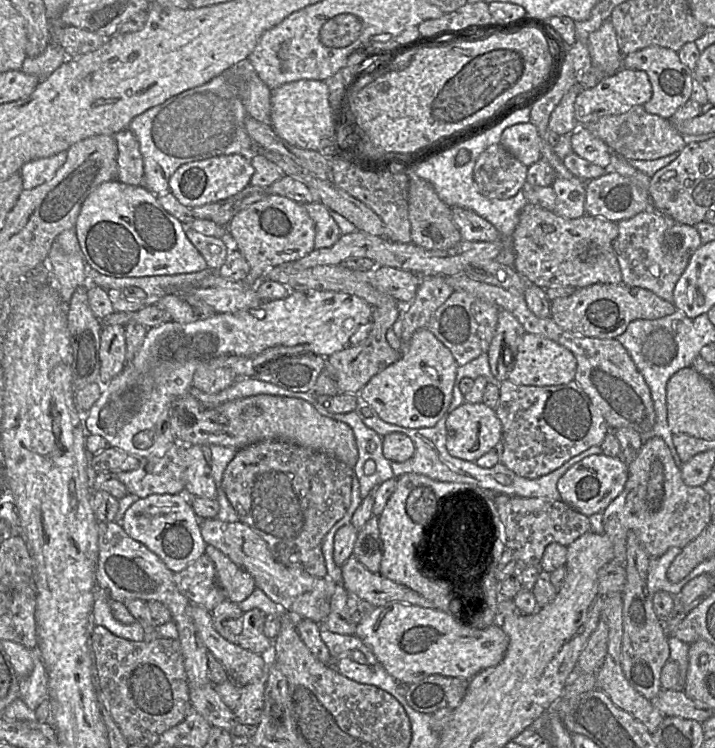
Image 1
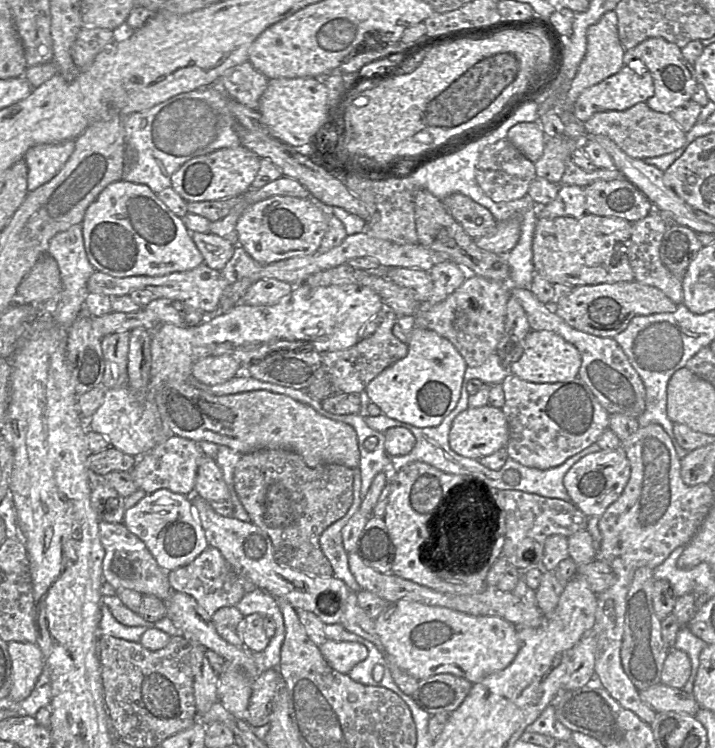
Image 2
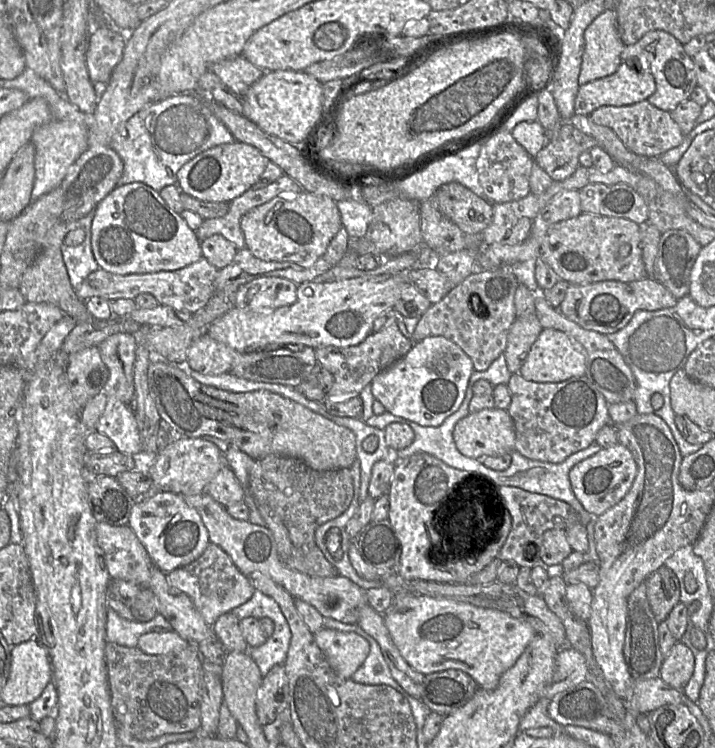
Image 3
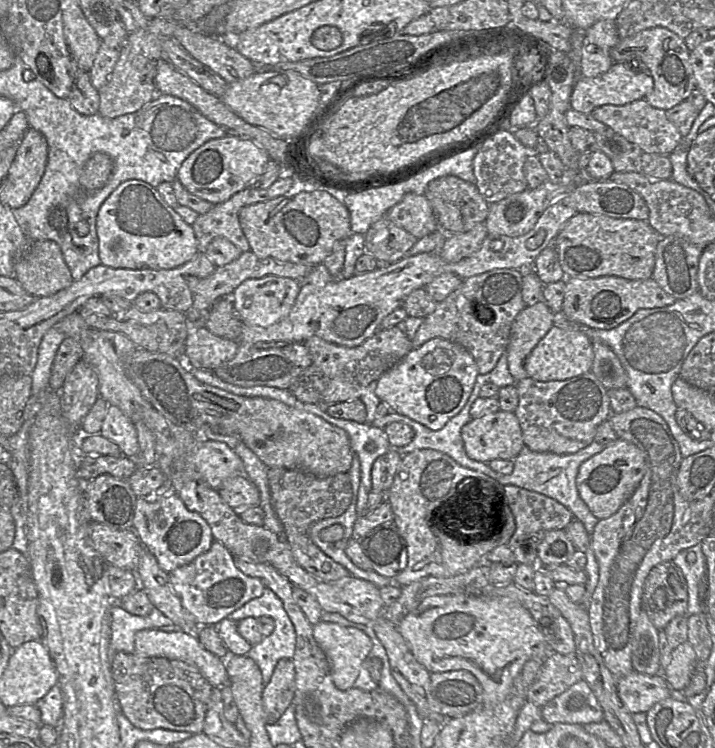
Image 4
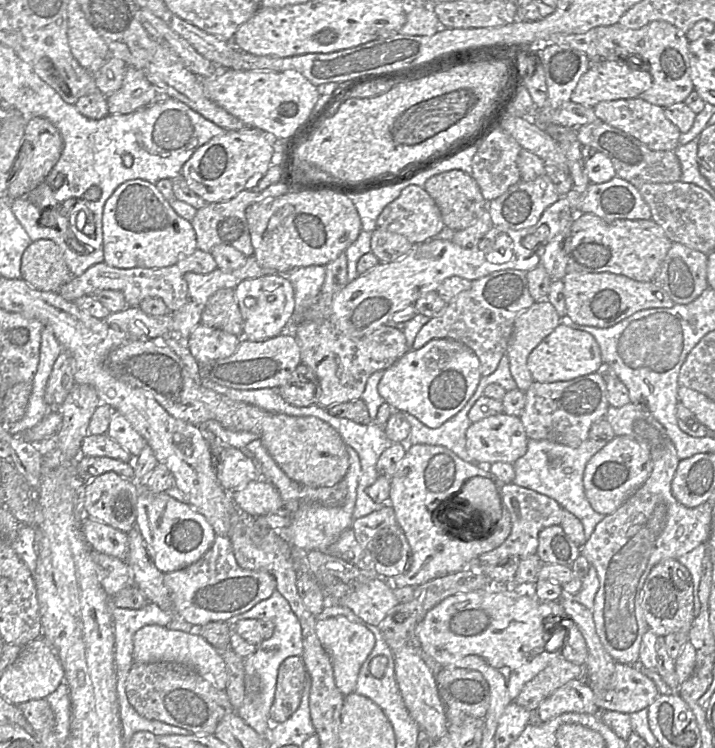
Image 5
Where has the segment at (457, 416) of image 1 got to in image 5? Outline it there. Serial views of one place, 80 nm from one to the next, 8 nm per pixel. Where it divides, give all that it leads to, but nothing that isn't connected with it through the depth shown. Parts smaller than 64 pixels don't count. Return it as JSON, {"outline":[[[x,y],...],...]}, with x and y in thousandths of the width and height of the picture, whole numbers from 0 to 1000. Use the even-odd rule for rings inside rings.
{"outline":[[[706,552],[659,566],[650,584],[653,606],[669,622],[717,620],[737,602],[738,584],[727,559]]]}

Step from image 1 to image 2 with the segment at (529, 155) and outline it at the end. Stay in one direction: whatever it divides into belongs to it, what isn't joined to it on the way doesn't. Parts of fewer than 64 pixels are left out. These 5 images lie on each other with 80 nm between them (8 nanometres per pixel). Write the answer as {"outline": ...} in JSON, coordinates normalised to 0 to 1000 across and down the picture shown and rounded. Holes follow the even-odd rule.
{"outline":[[[752,158],[748,163],[730,163],[719,167],[710,174],[708,186],[738,214],[748,218],[761,202],[765,183]]]}

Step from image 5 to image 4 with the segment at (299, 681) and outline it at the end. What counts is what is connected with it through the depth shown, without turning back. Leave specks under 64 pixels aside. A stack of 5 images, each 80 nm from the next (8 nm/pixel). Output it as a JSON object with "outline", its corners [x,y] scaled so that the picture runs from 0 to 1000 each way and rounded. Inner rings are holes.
{"outline":[[[393,881],[379,909],[366,925],[368,947],[375,969],[386,967],[408,941],[413,928],[413,890],[408,881]]]}

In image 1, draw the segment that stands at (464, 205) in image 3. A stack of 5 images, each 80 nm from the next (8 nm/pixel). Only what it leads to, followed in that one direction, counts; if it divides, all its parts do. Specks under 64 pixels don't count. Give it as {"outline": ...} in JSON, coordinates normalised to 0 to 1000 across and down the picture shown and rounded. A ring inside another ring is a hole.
{"outline":[[[632,277],[631,285],[646,321],[659,324],[699,321],[701,313],[690,299],[664,283],[645,277]]]}

